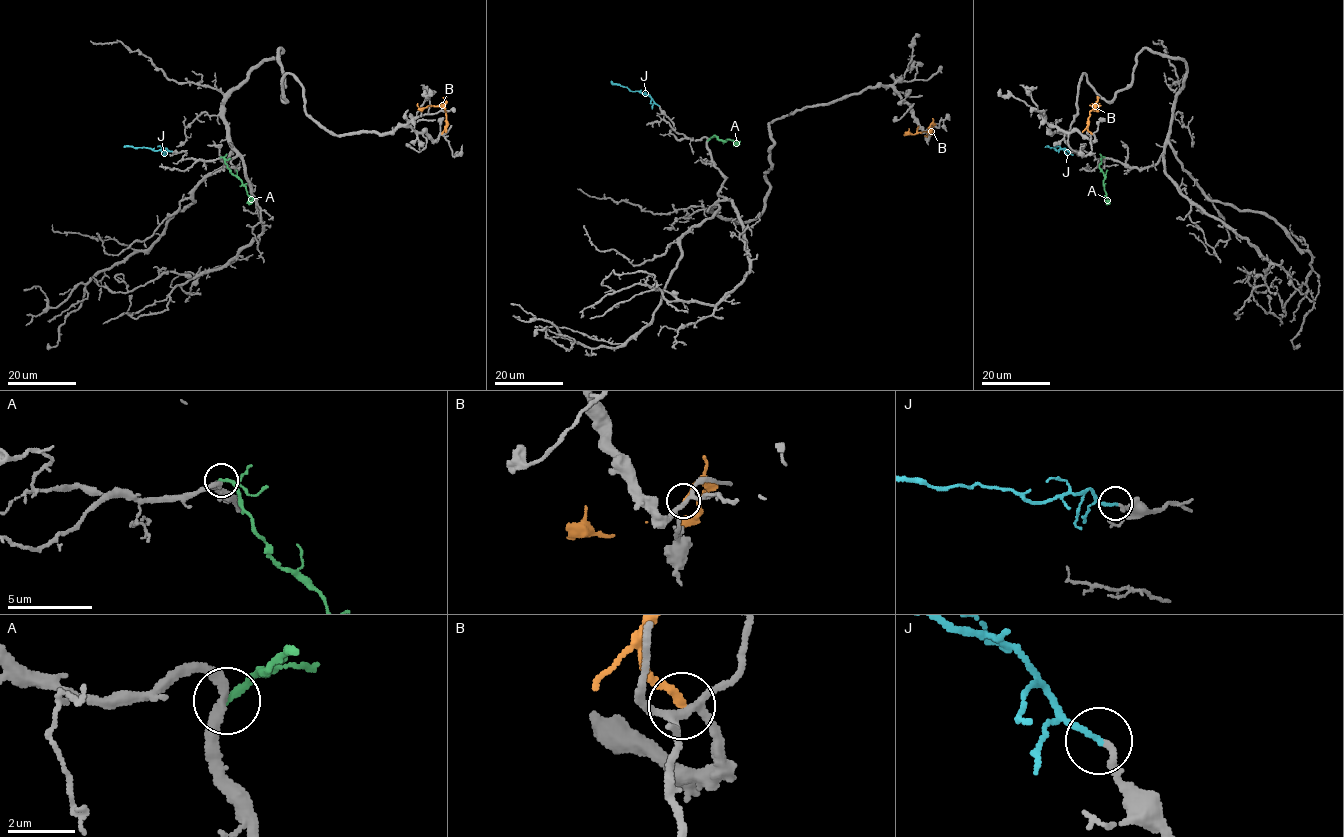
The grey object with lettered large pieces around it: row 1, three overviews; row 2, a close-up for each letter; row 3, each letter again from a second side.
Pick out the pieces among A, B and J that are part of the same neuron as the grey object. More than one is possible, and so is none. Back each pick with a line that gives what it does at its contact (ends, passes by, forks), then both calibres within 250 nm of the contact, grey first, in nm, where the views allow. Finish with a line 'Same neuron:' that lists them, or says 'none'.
J: it ends; calibres 170 and 180 nm
Same neuron: J

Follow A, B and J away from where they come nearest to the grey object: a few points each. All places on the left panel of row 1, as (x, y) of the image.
A: (220, 157), (252, 199), (246, 203)
B: (442, 134), (446, 111), (441, 106), (420, 108), (417, 103)
J: (171, 151), (124, 147)

